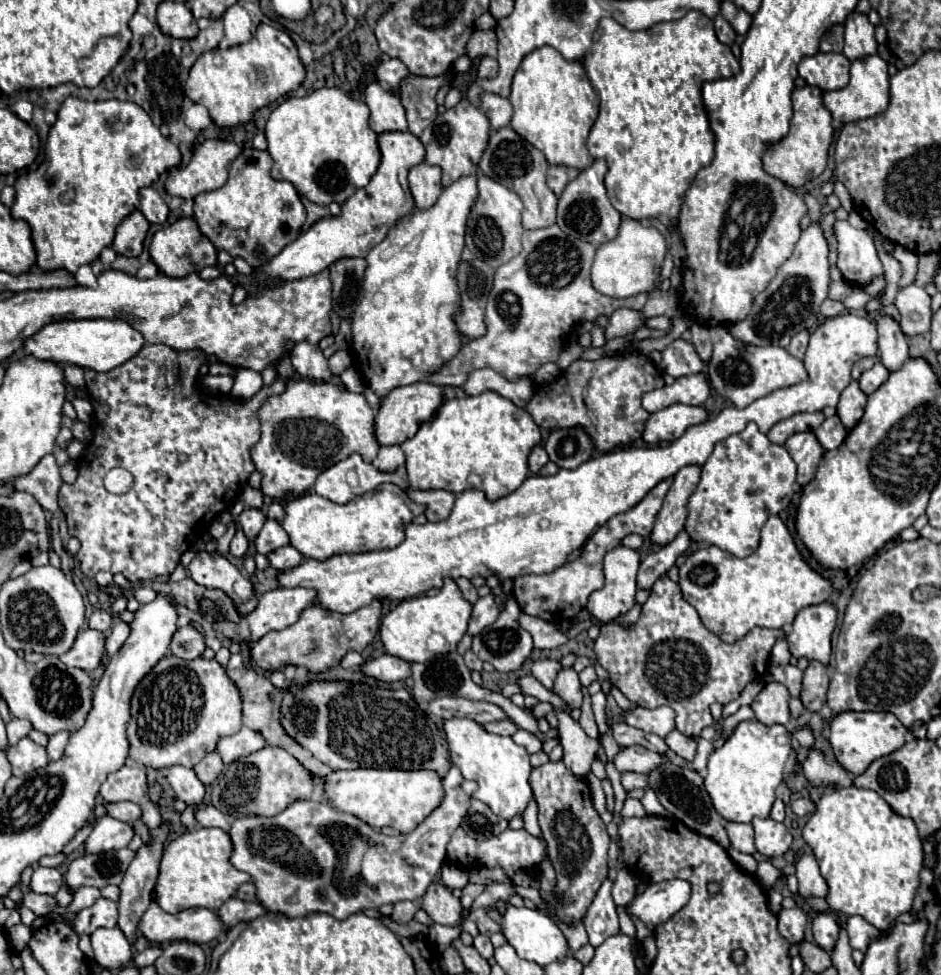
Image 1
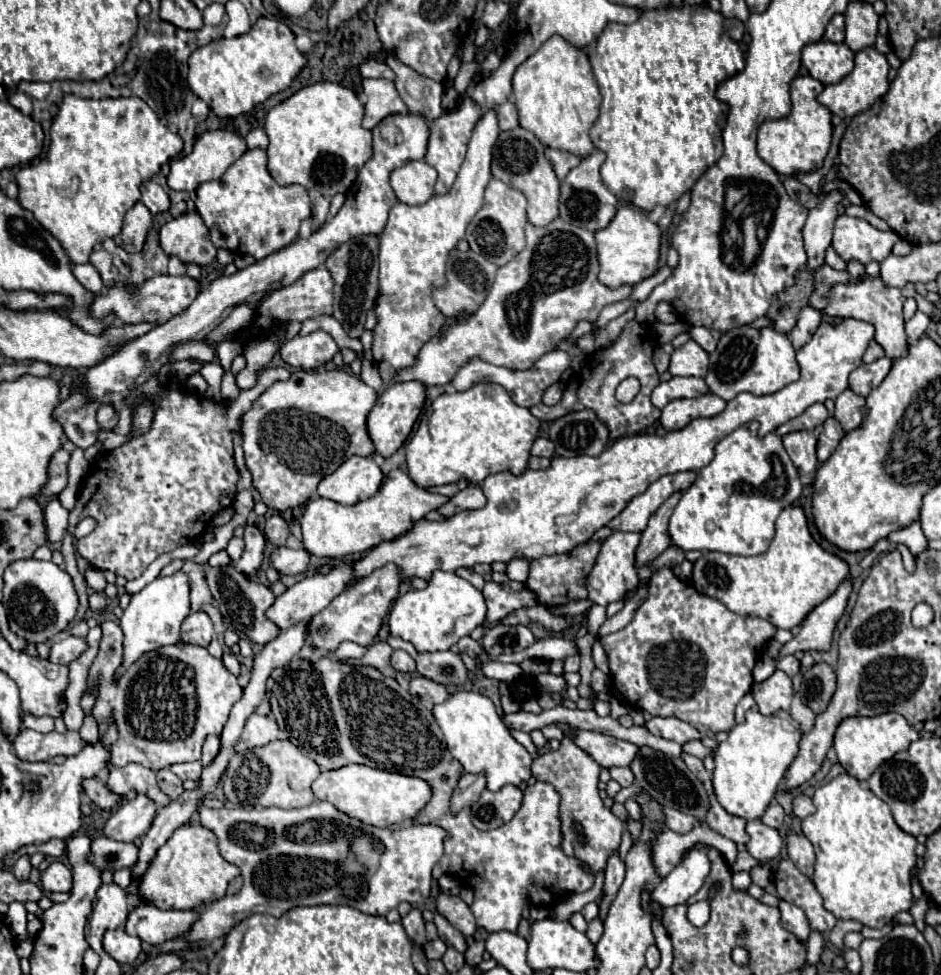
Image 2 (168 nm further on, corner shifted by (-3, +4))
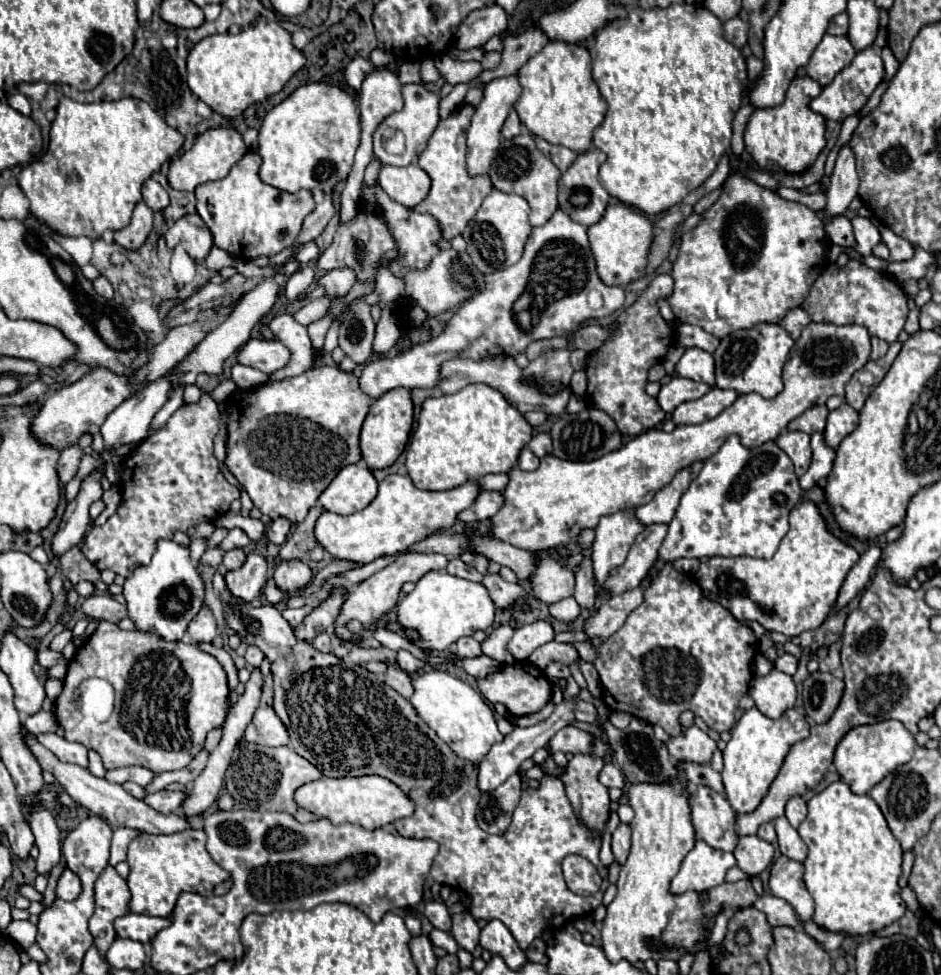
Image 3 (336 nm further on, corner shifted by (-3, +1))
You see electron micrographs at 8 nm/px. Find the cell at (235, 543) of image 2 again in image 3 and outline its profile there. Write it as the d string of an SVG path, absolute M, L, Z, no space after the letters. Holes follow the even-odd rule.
M236 548L236 550L228 550L228 552L224 554L222 566L224 566L224 570L238 570L238 568L244 564L244 560L246 560L244 550L240 550L240 548Z

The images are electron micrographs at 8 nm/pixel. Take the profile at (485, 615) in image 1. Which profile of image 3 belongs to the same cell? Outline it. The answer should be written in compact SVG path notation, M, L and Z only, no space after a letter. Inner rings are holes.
M486 574L482 584L486 586L486 590L490 592L490 598L494 600L496 608L508 608L514 606L518 598L522 598L522 606L526 606L526 598L524 598L524 590L516 584L516 582L506 582L500 574Z

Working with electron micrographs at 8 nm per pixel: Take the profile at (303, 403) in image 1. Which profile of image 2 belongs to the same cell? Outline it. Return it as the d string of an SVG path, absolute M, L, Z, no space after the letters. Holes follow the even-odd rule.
M296 369L288 381L278 381L266 389L252 409L242 417L244 459L252 473L252 483L260 491L262 501L284 513L292 507L302 507L316 491L318 483L338 469L352 455L374 455L374 443L366 429L366 417L374 407L378 393L368 387L360 377L346 373L344 369L332 371L304 371Z

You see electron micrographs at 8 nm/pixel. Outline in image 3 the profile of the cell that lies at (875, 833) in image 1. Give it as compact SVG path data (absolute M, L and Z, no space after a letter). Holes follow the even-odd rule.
M842 780L830 784L808 800L808 816L798 834L808 846L804 882L816 904L812 922L828 932L868 936L902 918L906 912L898 886L902 848L870 796L850 792Z

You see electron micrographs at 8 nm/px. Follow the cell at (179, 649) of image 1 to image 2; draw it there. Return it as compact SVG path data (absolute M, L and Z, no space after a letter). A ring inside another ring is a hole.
M198 611L192 613L184 619L182 623L182 641L190 643L190 645L200 645L200 647L208 647L208 643L212 641L214 629L212 629L212 621L206 613Z

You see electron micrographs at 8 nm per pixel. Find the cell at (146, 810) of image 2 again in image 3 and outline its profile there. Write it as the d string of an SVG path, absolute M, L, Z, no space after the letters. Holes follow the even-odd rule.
M160 790L154 794L146 794L144 802L158 812L180 812L182 802L186 800L186 792L168 792L168 790Z

